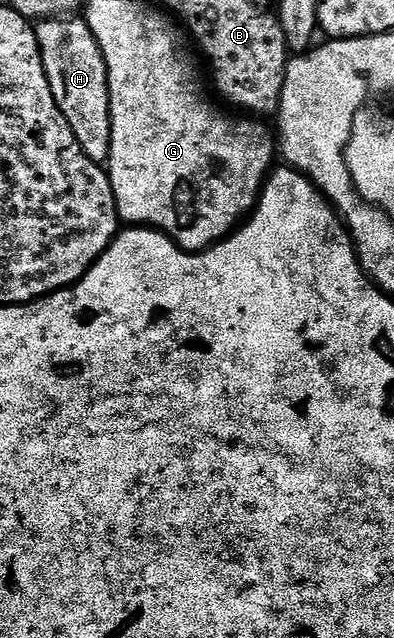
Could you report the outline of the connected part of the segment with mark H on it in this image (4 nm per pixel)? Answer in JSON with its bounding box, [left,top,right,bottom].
[35,18,111,165]

